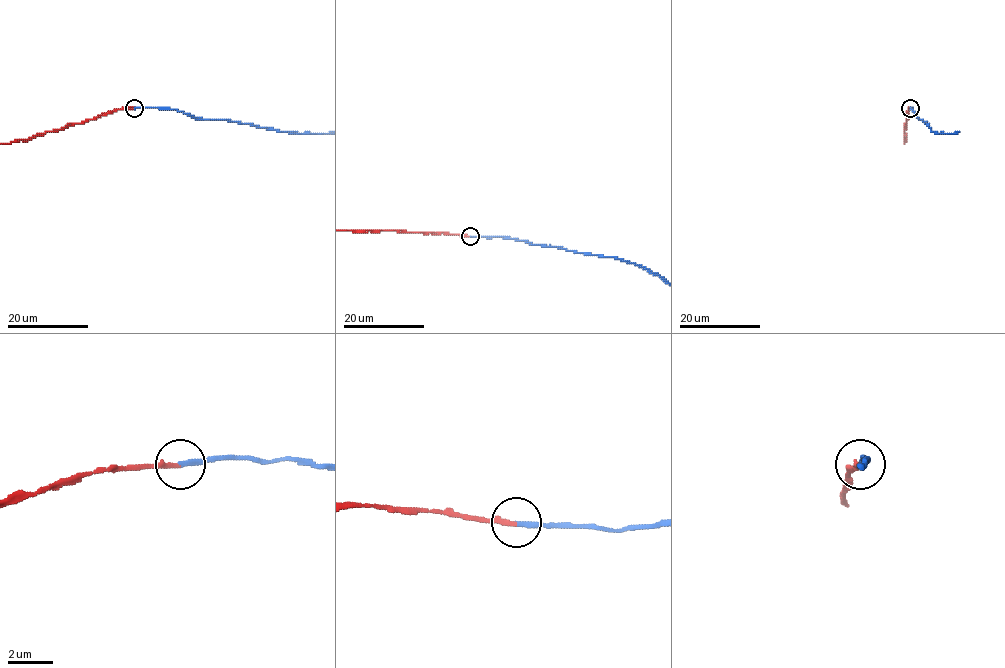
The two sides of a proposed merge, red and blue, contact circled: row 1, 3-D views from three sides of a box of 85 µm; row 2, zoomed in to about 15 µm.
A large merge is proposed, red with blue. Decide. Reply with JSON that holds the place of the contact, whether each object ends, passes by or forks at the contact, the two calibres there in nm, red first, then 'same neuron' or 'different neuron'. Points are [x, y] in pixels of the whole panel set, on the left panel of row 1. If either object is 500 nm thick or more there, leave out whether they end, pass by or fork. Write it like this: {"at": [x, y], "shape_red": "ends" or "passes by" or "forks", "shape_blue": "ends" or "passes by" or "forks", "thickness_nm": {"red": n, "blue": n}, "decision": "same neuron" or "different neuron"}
{"at": [134, 108], "shape_red": "ends", "shape_blue": "ends", "thickness_nm": {"red": 200, "blue": 200}, "decision": "same neuron"}

